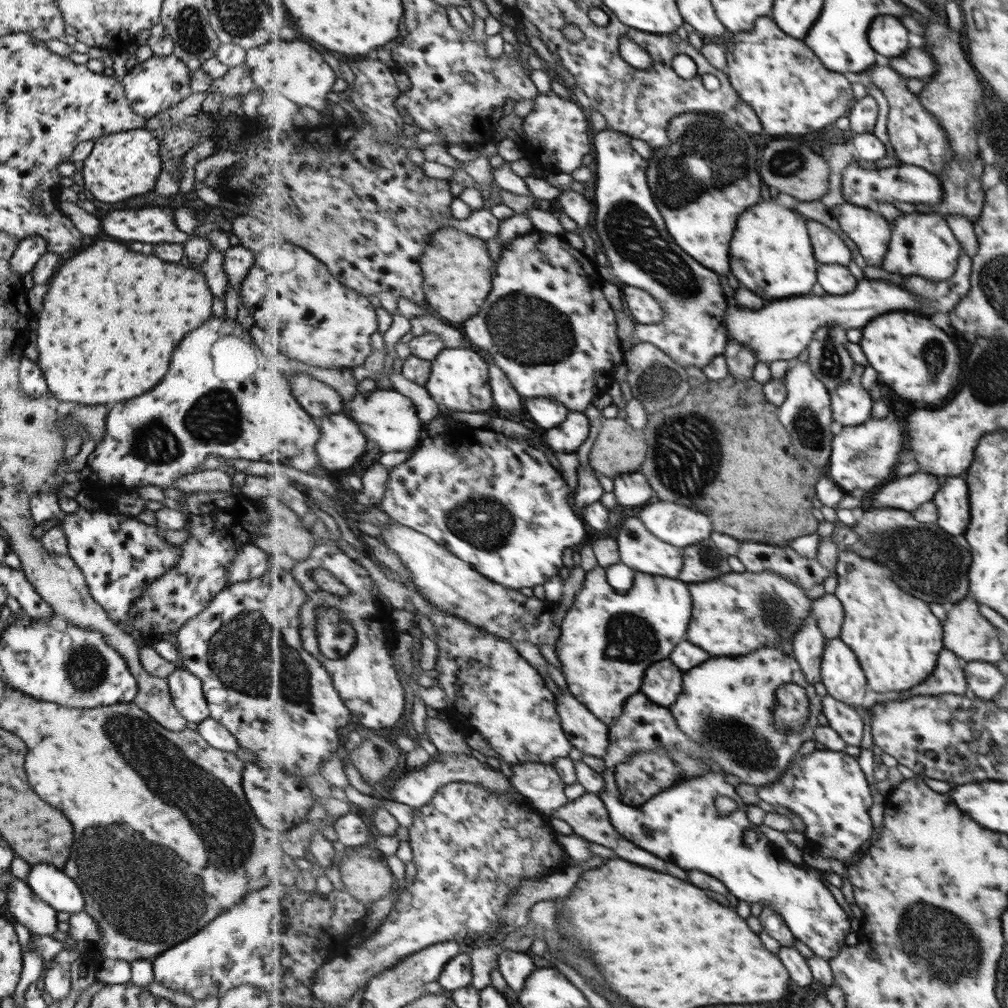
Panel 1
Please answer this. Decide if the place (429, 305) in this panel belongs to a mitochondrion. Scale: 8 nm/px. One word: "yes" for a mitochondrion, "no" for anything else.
no

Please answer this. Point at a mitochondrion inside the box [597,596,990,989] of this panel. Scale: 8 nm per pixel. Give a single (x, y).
(953, 945)

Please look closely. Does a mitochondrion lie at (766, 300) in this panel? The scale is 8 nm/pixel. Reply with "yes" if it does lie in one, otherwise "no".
no

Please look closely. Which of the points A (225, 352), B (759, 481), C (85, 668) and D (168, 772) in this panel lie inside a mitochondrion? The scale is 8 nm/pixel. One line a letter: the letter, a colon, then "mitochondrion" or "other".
A: other
B: other
C: mitochondrion
D: mitochondrion

